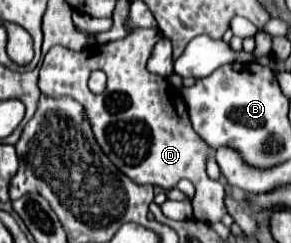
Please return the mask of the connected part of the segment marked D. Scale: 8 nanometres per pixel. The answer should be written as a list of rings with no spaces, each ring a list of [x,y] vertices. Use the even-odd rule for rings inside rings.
[[[134,29],[128,39],[118,39],[118,41],[104,43],[104,45],[90,45],[84,51],[68,51],[66,47],[56,45],[44,57],[38,87],[48,97],[56,97],[56,99],[72,97],[74,101],[80,103],[86,111],[90,125],[92,125],[94,139],[100,145],[100,149],[104,151],[104,155],[108,155],[108,159],[132,181],[158,185],[162,189],[176,187],[176,183],[180,179],[192,181],[196,187],[196,193],[192,199],[194,215],[200,221],[214,225],[214,223],[222,221],[222,217],[228,213],[224,207],[224,187],[222,187],[222,183],[212,181],[206,175],[206,161],[210,157],[210,147],[192,129],[192,123],[188,119],[188,107],[182,99],[182,93],[168,79],[164,79],[160,75],[152,75],[146,69],[146,63],[148,63],[148,57],[152,55],[152,47],[156,45],[156,39],[160,39],[158,29]],[[94,69],[102,69],[108,75],[108,87],[100,95],[94,95],[88,89],[88,77],[90,77],[90,71],[94,71]]]

